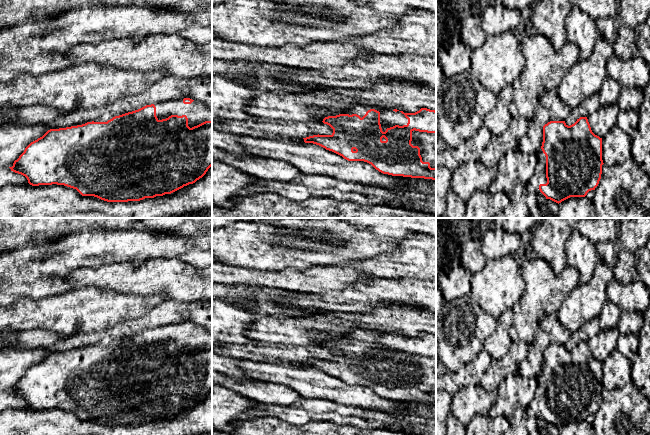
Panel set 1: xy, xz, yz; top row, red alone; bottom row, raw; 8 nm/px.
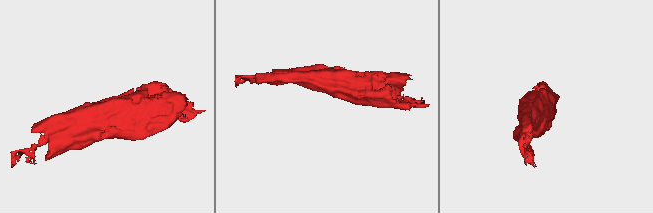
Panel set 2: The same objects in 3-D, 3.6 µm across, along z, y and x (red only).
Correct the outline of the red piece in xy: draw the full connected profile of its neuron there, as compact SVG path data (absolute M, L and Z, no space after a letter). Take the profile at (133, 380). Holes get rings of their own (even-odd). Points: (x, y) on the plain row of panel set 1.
M178 322L146 329L138 334L115 340L107 346L87 346L82 349L59 353L50 353L42 361L31 366L14 385L11 395L25 400L32 410L64 409L76 413L82 420L94 420L107 426L140 425L171 418L184 410L195 407L202 402L212 390L212 331L190 322Z

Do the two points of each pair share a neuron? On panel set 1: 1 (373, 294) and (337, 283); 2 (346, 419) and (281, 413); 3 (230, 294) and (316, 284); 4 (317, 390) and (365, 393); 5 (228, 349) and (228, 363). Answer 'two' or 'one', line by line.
1: two
2: one
3: two
4: one
5: two

